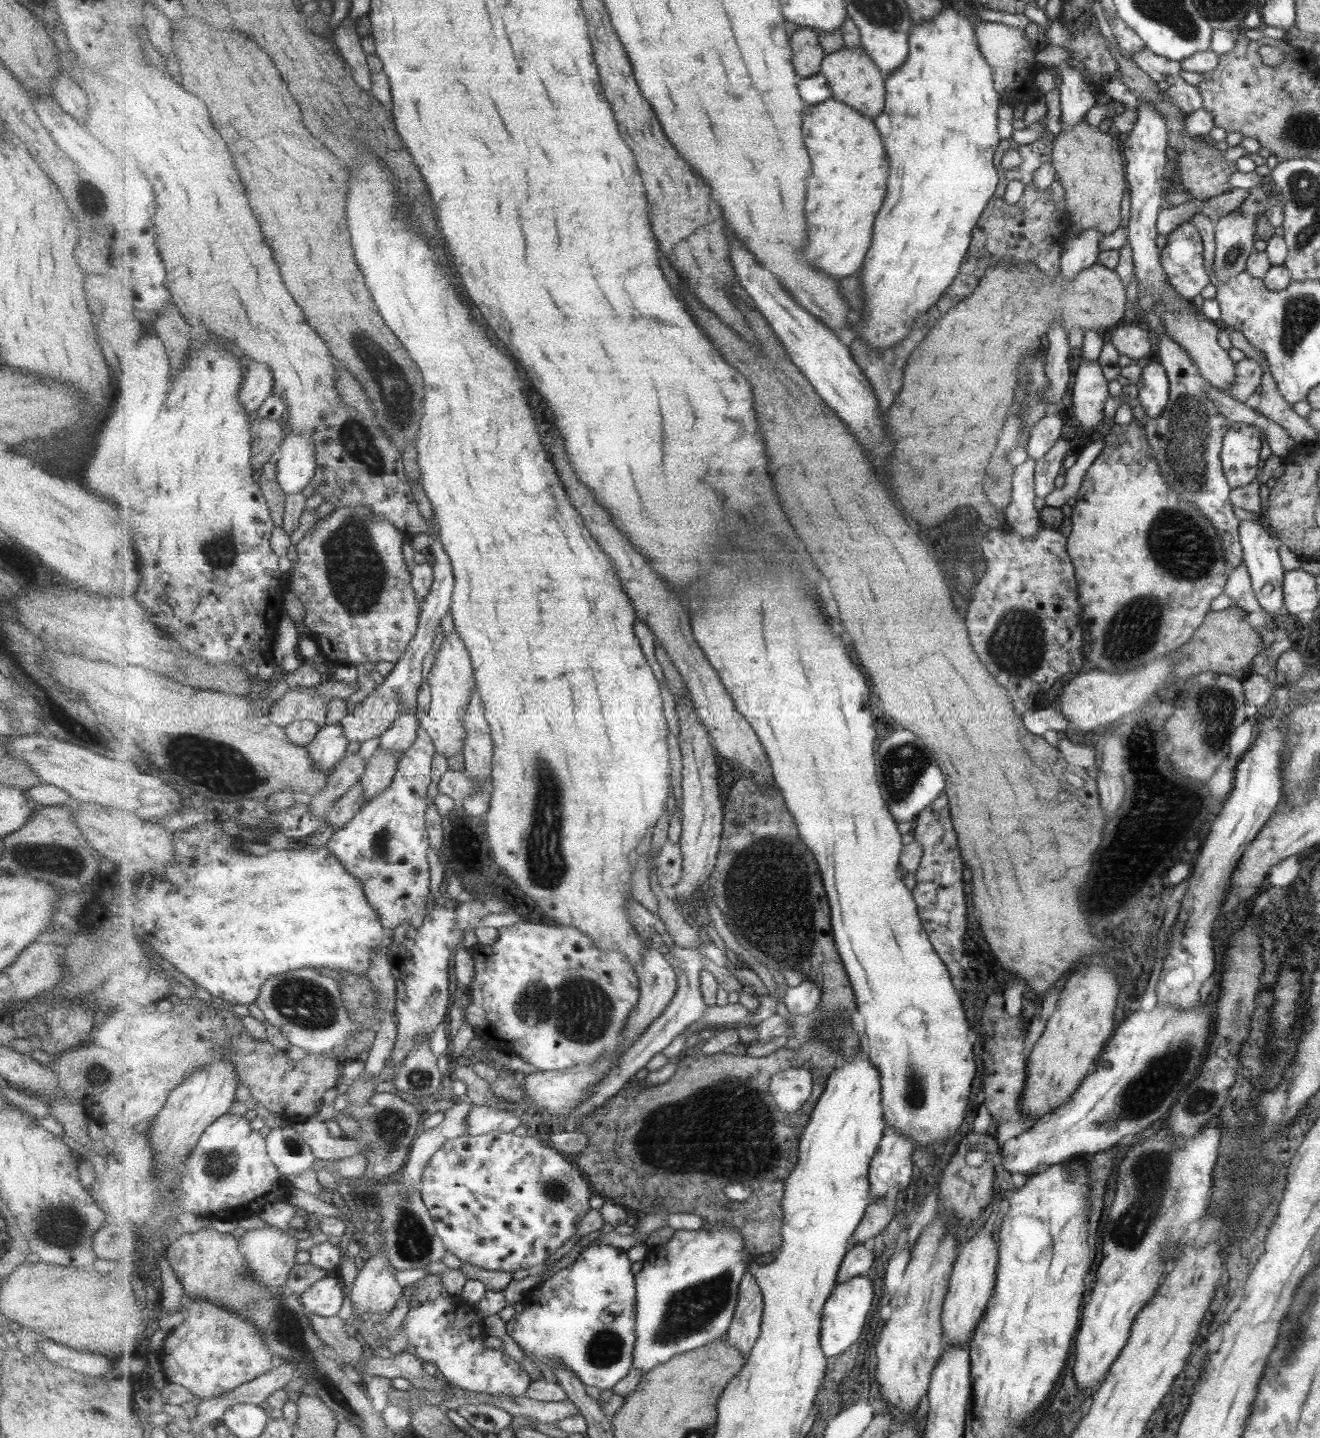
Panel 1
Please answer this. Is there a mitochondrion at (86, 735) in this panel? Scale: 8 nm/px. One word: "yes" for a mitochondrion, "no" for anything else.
no

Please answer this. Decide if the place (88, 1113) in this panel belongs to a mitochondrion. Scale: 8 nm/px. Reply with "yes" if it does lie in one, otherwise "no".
no

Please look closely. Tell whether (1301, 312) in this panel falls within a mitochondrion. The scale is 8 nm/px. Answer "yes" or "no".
yes

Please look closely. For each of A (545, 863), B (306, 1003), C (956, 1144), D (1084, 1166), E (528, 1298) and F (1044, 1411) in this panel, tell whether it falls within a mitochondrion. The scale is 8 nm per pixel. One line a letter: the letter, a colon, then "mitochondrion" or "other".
A: mitochondrion
B: mitochondrion
C: other
D: other
E: other
F: other

